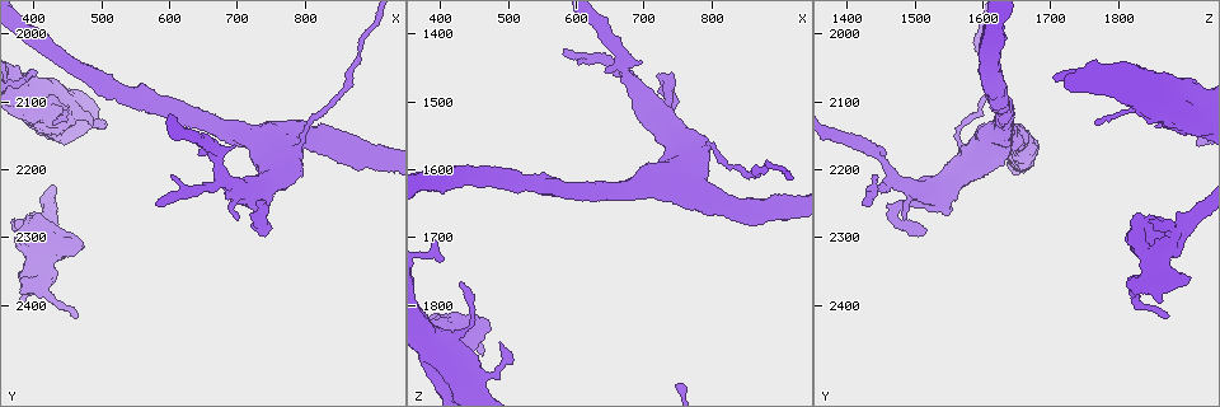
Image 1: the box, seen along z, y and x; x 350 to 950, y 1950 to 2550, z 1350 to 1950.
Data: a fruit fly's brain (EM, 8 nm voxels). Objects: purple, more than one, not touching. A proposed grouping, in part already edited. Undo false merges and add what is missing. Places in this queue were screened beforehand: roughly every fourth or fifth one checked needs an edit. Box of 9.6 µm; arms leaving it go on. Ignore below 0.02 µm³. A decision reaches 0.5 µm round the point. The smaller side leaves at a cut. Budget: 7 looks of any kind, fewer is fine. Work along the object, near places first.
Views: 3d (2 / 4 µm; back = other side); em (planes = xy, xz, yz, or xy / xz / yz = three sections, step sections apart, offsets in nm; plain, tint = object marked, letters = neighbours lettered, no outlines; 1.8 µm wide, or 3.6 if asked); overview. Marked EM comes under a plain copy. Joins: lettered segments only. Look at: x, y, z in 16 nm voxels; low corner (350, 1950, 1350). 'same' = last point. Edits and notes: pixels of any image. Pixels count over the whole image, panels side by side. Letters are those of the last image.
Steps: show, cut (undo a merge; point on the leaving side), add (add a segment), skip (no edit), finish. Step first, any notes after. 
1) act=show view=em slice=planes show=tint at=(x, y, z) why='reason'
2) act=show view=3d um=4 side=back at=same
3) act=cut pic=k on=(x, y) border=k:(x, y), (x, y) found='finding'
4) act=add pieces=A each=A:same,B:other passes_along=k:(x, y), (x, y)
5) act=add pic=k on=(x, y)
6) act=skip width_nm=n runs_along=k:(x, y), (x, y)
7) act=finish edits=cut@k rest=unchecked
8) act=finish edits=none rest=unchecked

act=show view=em slice=planes show=letters at=(410, 2055, 1725) why='thin end'

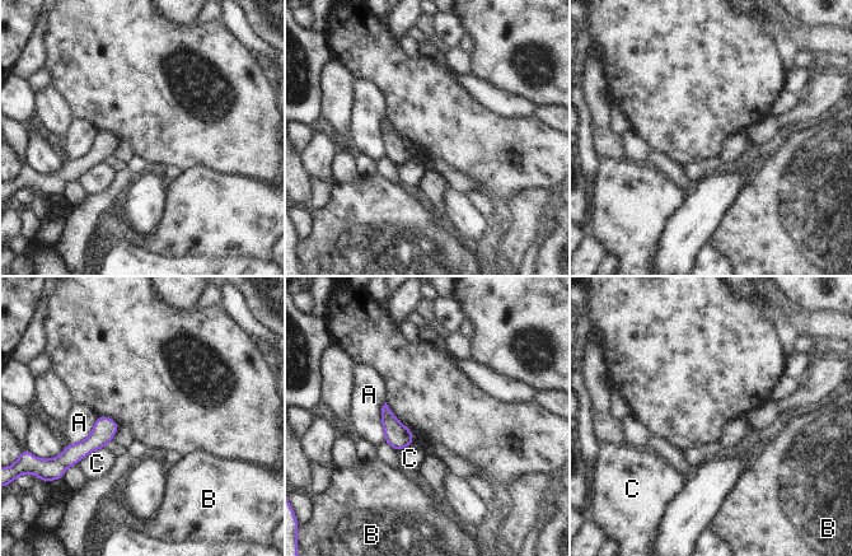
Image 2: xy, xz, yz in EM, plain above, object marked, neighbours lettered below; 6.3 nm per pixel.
act=skip each=A:other,B:other,C:other border=2:(103, 448), (90, 451), (75, 463) found='no lettered segment goes on from it'

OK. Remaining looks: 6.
act=show view=em slice=planes show=letters at=(745, 2290, 1515) why='an open end'

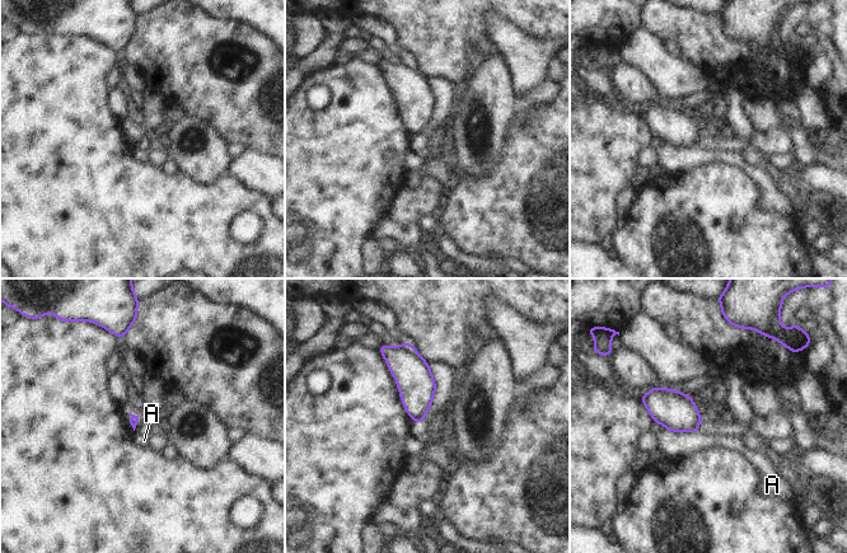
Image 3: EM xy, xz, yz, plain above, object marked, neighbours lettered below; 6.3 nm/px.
act=skip each=A:other border=3:(665, 429), (697, 432) found='none of them fits'

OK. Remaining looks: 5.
act=show view=em slice=planes show=tint at=(605, 2205, 1445) why='branch stops here'

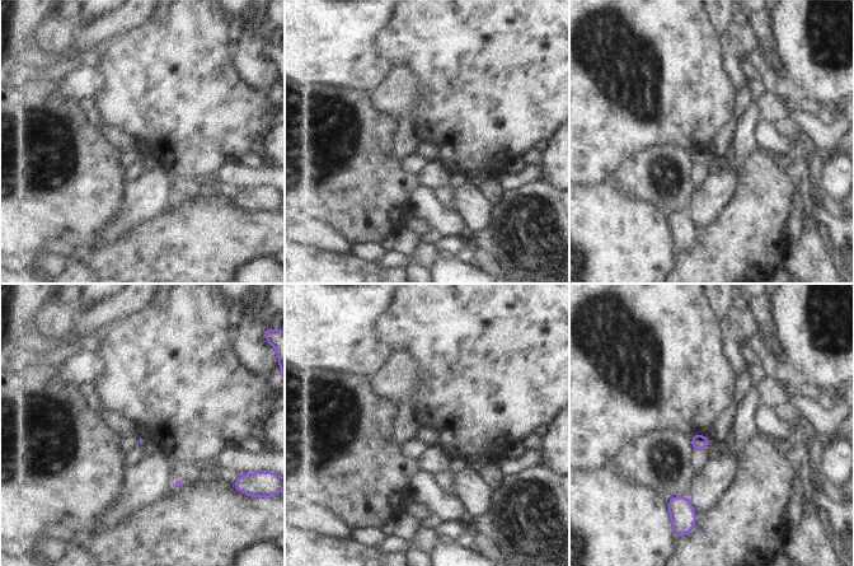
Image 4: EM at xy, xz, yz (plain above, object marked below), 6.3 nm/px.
act=show view=em slice=planes show=letters at=same why='see the neighbours'

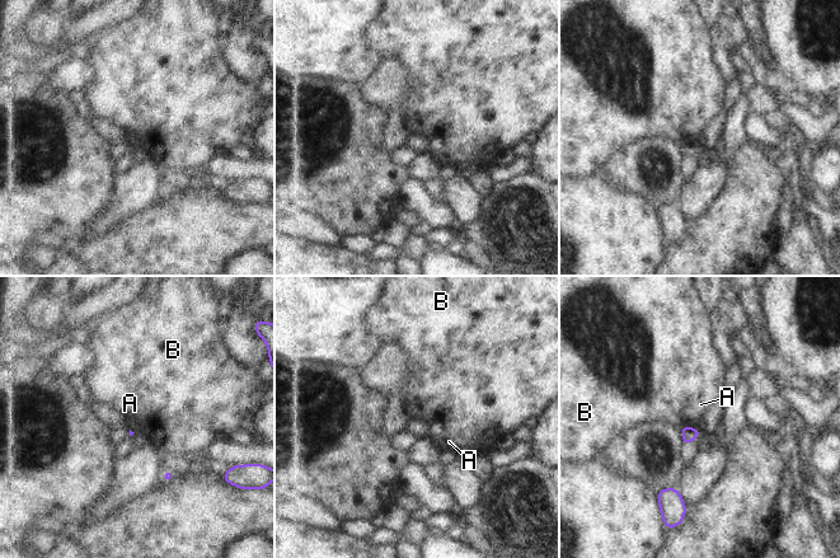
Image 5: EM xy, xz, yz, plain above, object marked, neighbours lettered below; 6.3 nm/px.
act=skip each=A:other,B:other border=5:(685, 425), (700, 430) found='none of them fits'

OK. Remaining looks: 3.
act=finish edits=none rest=unchecked

